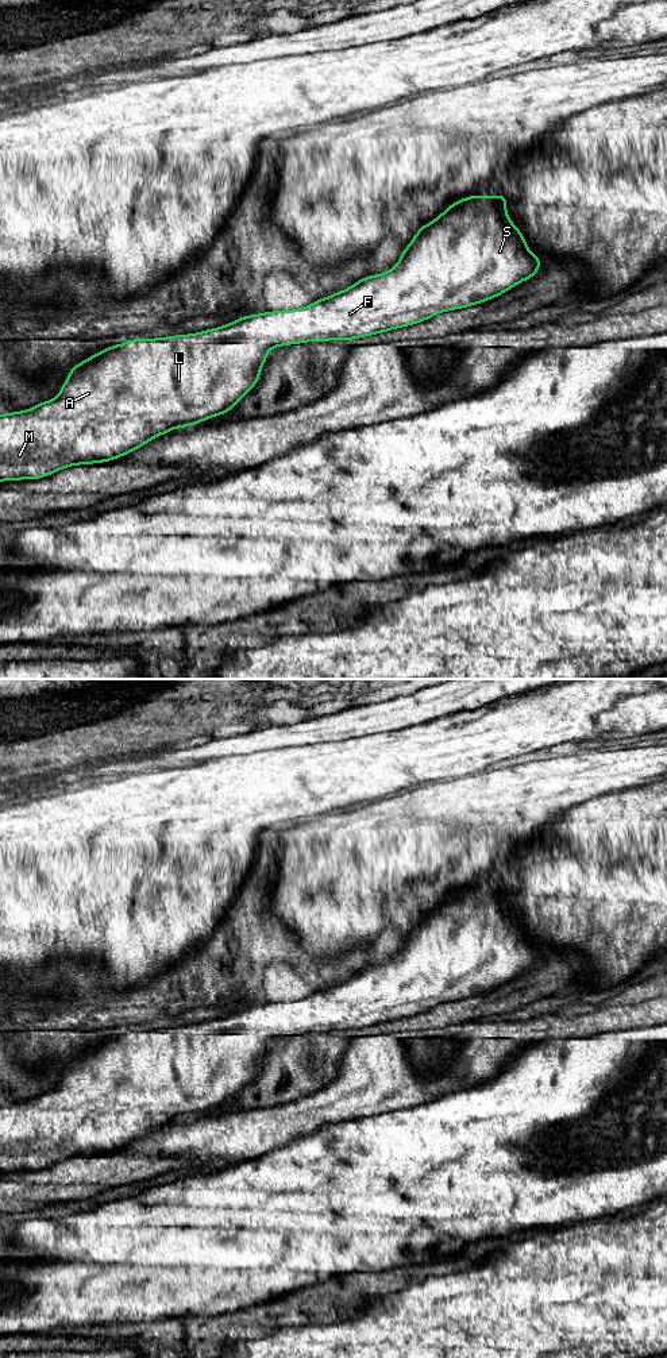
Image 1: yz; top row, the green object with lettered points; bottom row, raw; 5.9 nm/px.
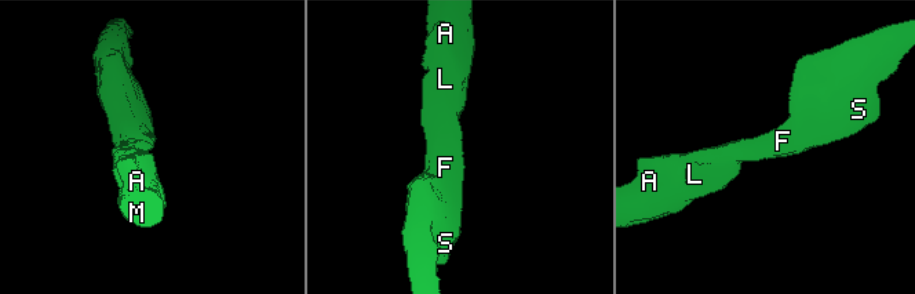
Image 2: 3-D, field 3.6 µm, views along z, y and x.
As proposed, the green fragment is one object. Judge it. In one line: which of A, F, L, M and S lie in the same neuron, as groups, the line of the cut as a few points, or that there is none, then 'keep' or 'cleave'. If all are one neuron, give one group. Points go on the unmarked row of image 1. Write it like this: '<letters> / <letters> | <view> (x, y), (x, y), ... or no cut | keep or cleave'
A F L M S | no cut | keep

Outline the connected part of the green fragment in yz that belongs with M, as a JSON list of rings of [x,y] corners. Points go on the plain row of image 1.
[[[479,886],[450,895],[435,911],[419,918],[394,958],[363,968],[347,980],[300,1000],[267,1002],[193,1026],[131,1030],[101,1041],[70,1060],[55,1089],[22,1103],[0,1106],[0,1173],[35,1172],[70,1157],[111,1153],[171,1120],[225,1106],[258,1075],[271,1039],[306,1033],[350,1033],[415,1016],[442,1003],[482,995],[533,969],[541,952],[528,940],[523,923],[509,910],[506,894],[505,886]]]

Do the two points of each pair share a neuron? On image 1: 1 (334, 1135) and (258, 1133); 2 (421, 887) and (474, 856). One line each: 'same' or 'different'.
1: different
2: same

